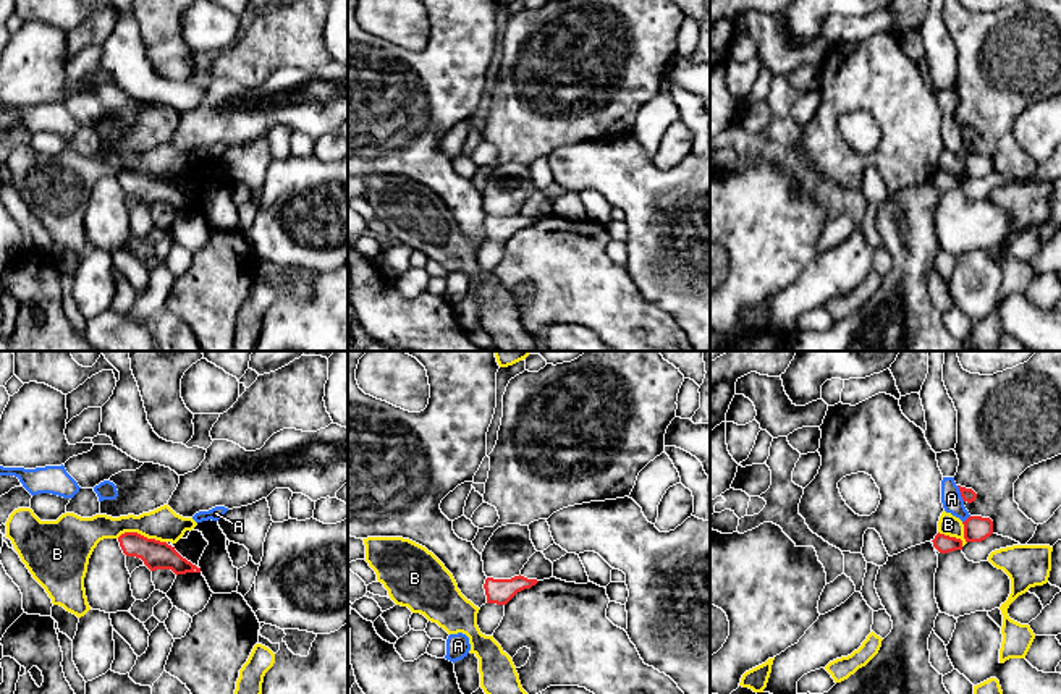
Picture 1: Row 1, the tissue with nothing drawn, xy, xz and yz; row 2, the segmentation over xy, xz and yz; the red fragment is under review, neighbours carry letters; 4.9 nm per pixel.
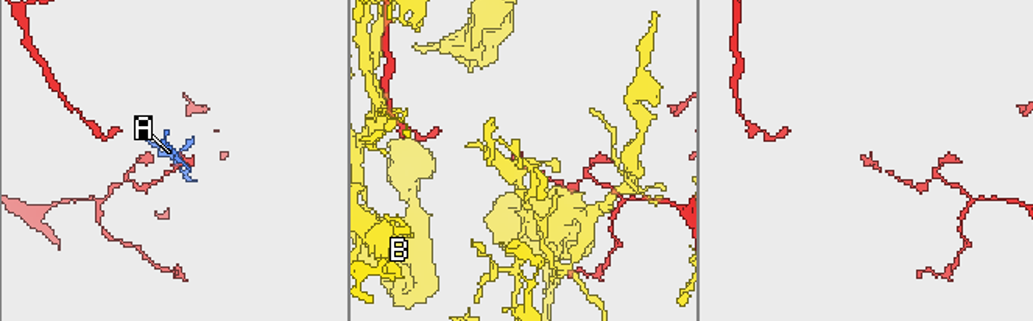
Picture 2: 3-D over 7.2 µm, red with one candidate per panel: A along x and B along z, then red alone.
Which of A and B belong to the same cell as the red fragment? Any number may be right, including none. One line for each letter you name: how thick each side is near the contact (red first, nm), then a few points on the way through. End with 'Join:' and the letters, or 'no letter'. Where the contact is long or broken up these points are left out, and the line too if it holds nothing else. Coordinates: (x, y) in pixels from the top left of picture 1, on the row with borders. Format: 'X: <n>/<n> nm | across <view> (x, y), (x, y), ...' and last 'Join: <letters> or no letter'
Join: no letter

